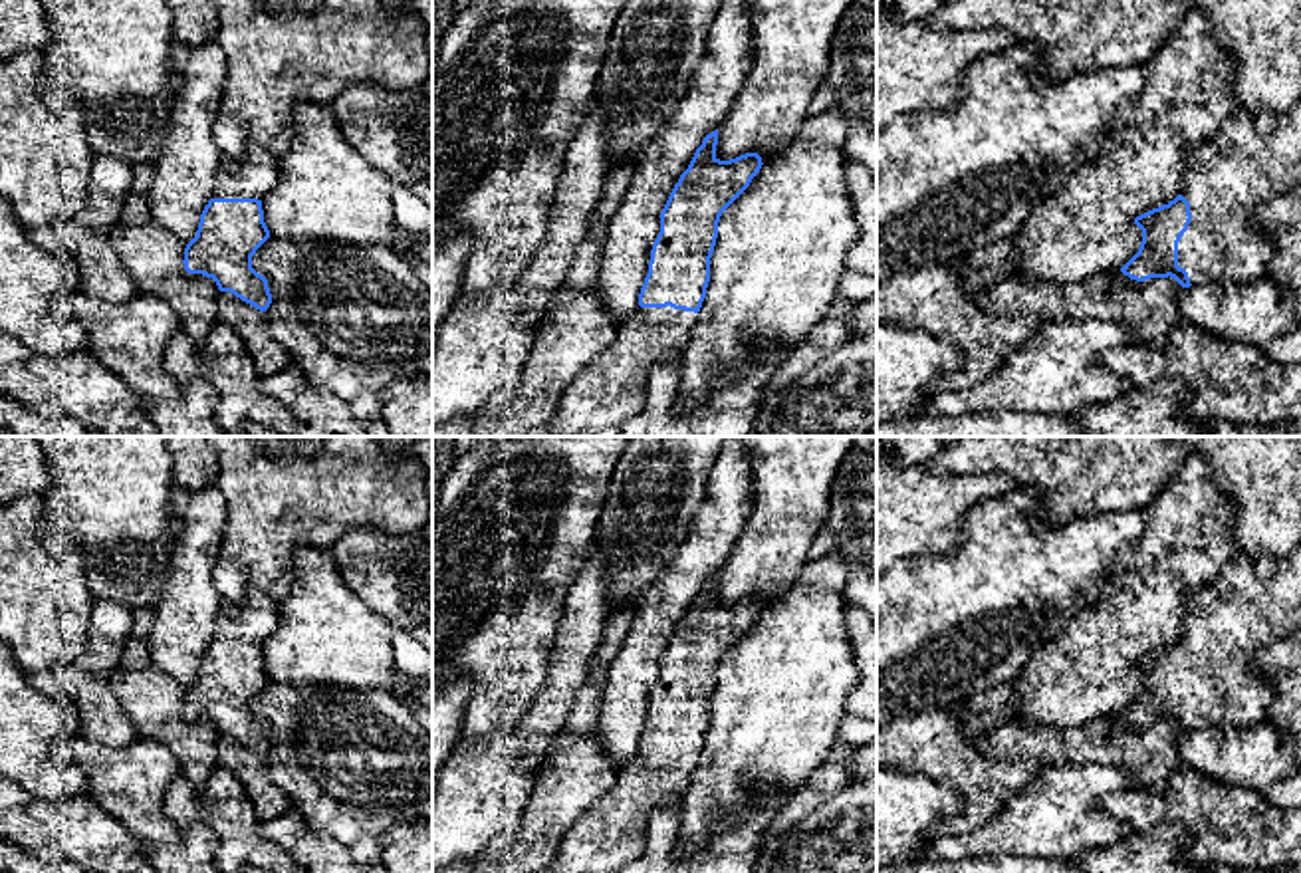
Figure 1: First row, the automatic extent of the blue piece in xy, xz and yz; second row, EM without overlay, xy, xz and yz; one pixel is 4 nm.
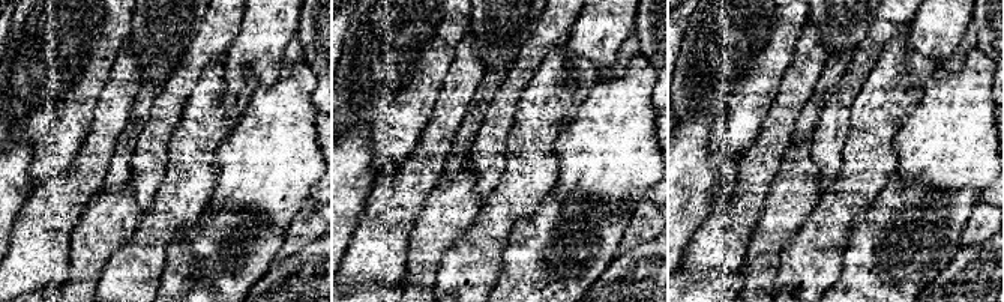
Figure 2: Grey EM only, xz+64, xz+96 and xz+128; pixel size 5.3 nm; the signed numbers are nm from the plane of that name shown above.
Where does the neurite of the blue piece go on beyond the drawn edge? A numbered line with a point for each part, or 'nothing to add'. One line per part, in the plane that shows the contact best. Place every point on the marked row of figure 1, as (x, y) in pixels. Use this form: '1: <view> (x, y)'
1: yz (1228, 177)

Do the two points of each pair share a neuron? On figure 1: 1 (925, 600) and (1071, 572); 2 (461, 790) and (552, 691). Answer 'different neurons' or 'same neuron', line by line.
1: same neuron
2: same neuron

